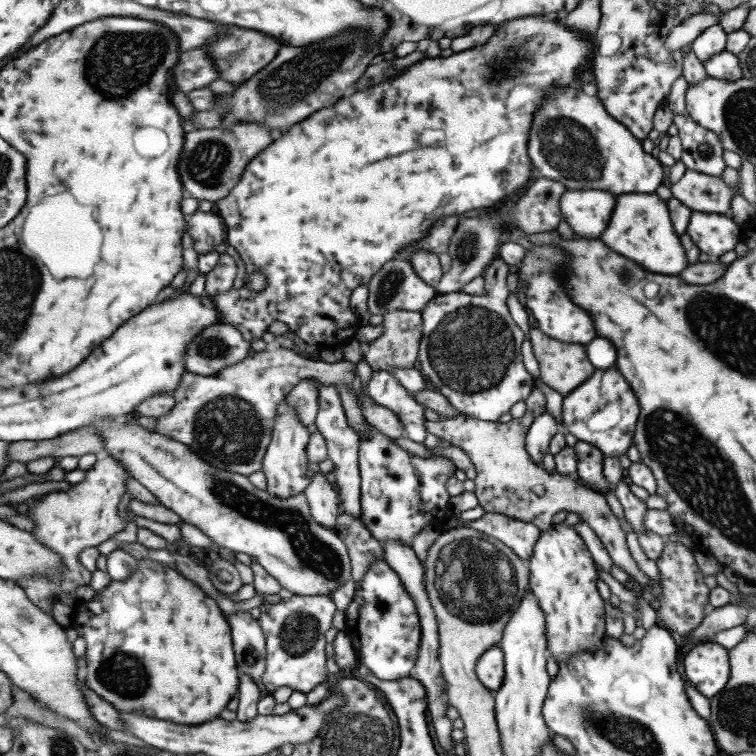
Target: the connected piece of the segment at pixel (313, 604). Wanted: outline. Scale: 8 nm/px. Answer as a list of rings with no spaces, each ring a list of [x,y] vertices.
[[[281,594],[279,604],[261,604],[261,628],[267,636],[267,674],[263,686],[273,694],[287,686],[293,692],[309,694],[315,686],[327,682],[327,632],[333,628],[333,616],[339,610],[331,596],[295,596]]]

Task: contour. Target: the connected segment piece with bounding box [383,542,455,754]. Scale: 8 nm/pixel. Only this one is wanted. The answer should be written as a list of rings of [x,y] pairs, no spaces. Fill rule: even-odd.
[[[385,542],[385,556],[387,562],[391,564],[391,568],[395,568],[395,572],[399,572],[399,576],[403,578],[407,590],[411,592],[411,596],[415,598],[415,604],[419,608],[419,616],[421,616],[421,624],[423,624],[423,640],[421,640],[421,650],[419,650],[419,664],[415,664],[415,672],[411,672],[411,678],[421,680],[421,684],[427,688],[427,696],[431,702],[431,716],[433,716],[433,726],[437,730],[437,738],[443,746],[443,750],[447,754],[453,754],[455,744],[451,742],[451,724],[453,720],[447,718],[447,708],[449,708],[449,700],[447,700],[447,680],[443,674],[443,666],[439,660],[439,648],[441,648],[441,638],[439,638],[439,622],[431,604],[431,596],[427,590],[427,568],[423,568],[421,560],[417,558],[415,550],[411,546],[407,546],[405,542]]]

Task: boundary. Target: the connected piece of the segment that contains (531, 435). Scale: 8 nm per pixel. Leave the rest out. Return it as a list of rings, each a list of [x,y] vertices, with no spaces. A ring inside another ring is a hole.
[[[547,410],[535,418],[535,422],[529,426],[529,432],[525,436],[525,452],[529,454],[531,462],[541,464],[543,454],[549,450],[551,438],[557,434],[557,424],[555,420],[547,414]]]

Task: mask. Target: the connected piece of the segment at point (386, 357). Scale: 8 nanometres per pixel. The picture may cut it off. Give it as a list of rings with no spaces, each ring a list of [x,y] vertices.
[[[395,310],[383,316],[383,336],[365,348],[365,360],[373,370],[393,370],[393,368],[415,368],[421,356],[421,340],[425,336],[423,312]]]

